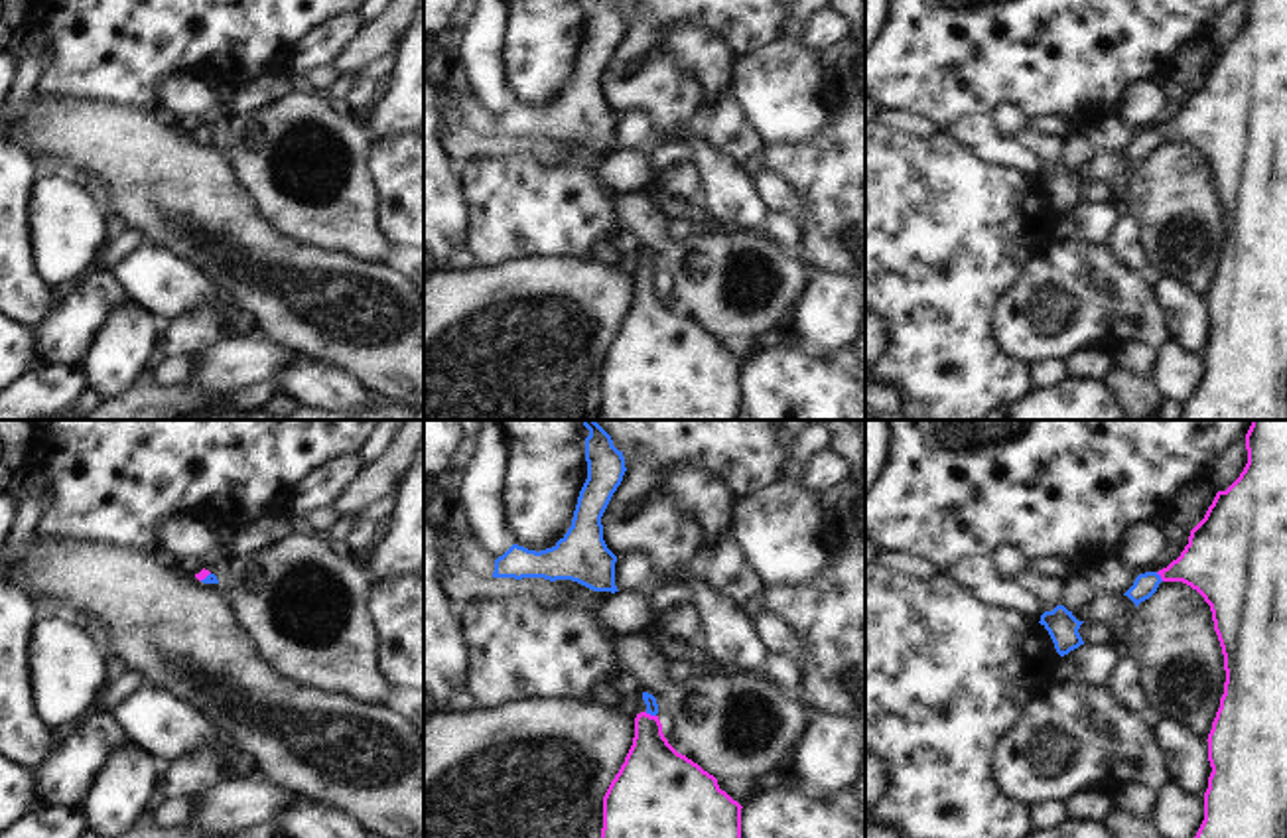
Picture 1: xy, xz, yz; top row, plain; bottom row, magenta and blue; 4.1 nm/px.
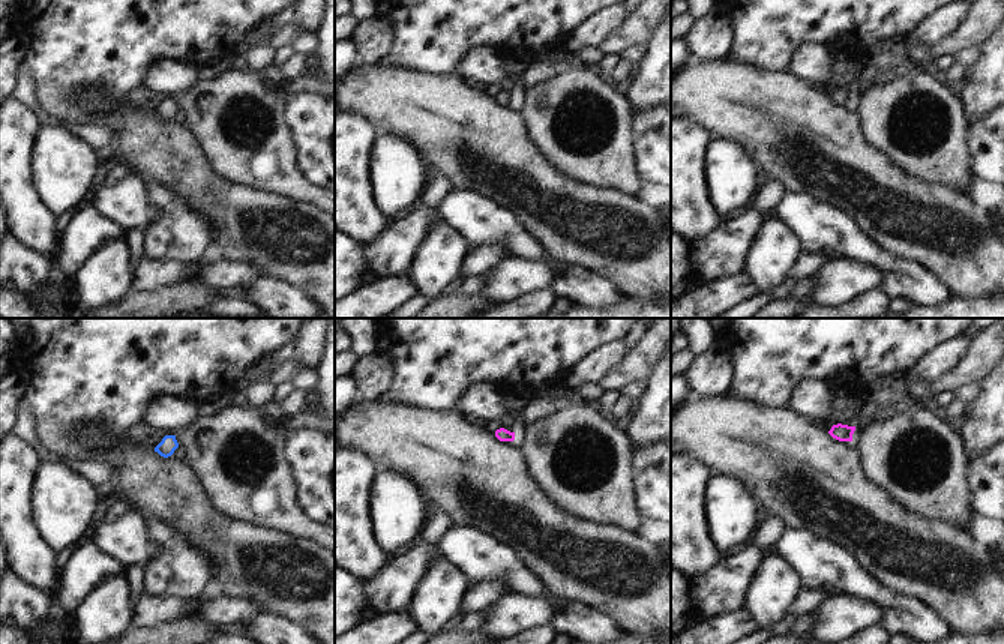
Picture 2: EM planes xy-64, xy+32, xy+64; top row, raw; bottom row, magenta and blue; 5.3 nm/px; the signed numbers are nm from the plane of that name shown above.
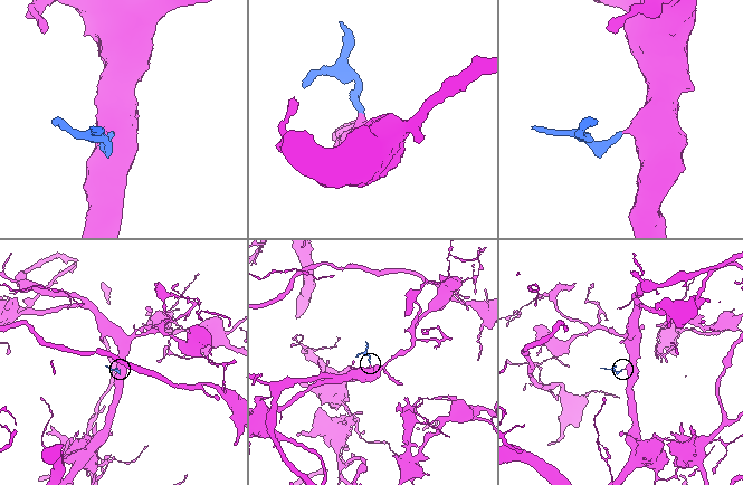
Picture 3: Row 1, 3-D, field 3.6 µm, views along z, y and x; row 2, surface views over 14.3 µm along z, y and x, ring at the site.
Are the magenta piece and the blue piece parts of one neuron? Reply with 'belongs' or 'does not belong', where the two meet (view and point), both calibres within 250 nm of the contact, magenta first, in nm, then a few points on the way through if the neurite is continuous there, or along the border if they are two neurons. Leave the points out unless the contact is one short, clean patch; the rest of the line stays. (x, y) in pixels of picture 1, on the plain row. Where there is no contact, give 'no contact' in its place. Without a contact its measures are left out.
belongs | xz (649, 273) | 280/50 nm | across xz (655, 334), (649, 306), (649, 273), (651, 261)

